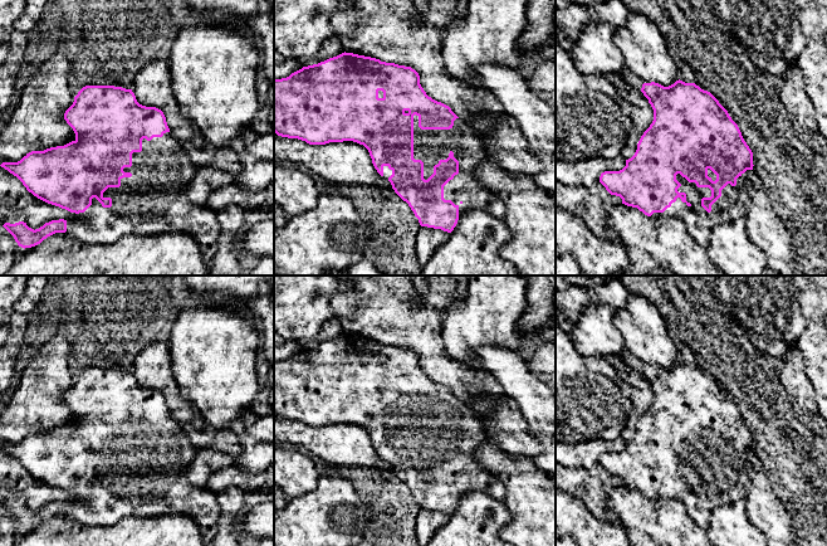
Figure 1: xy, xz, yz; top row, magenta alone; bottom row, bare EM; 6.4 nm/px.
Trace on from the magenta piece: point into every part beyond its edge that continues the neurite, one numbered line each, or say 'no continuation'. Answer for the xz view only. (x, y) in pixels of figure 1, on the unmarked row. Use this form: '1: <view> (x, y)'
1: xz (430, 428)

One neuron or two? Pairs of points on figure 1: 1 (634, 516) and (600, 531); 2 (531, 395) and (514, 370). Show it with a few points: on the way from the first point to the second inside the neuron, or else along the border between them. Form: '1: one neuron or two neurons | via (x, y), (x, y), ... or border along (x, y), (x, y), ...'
1: two neurons | border along (608, 518), (626, 532)
2: one neuron | via (524, 389), (514, 376)

